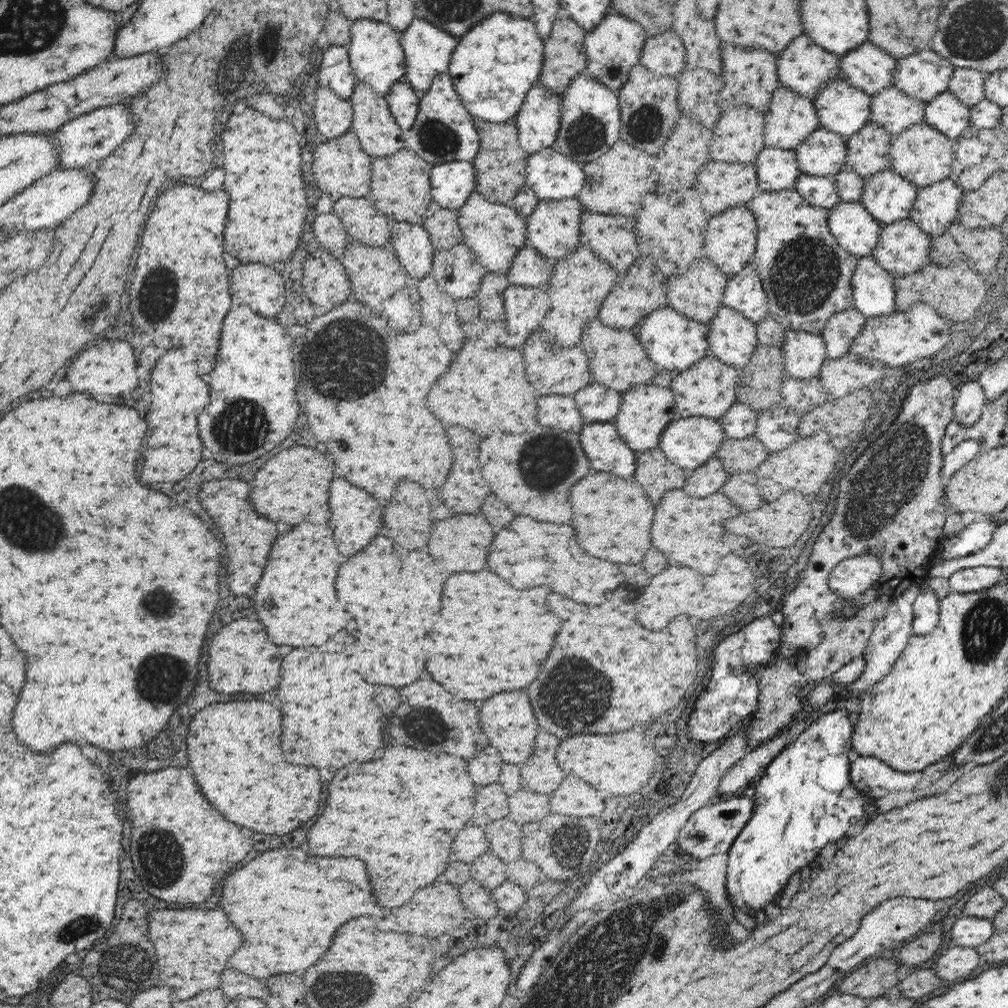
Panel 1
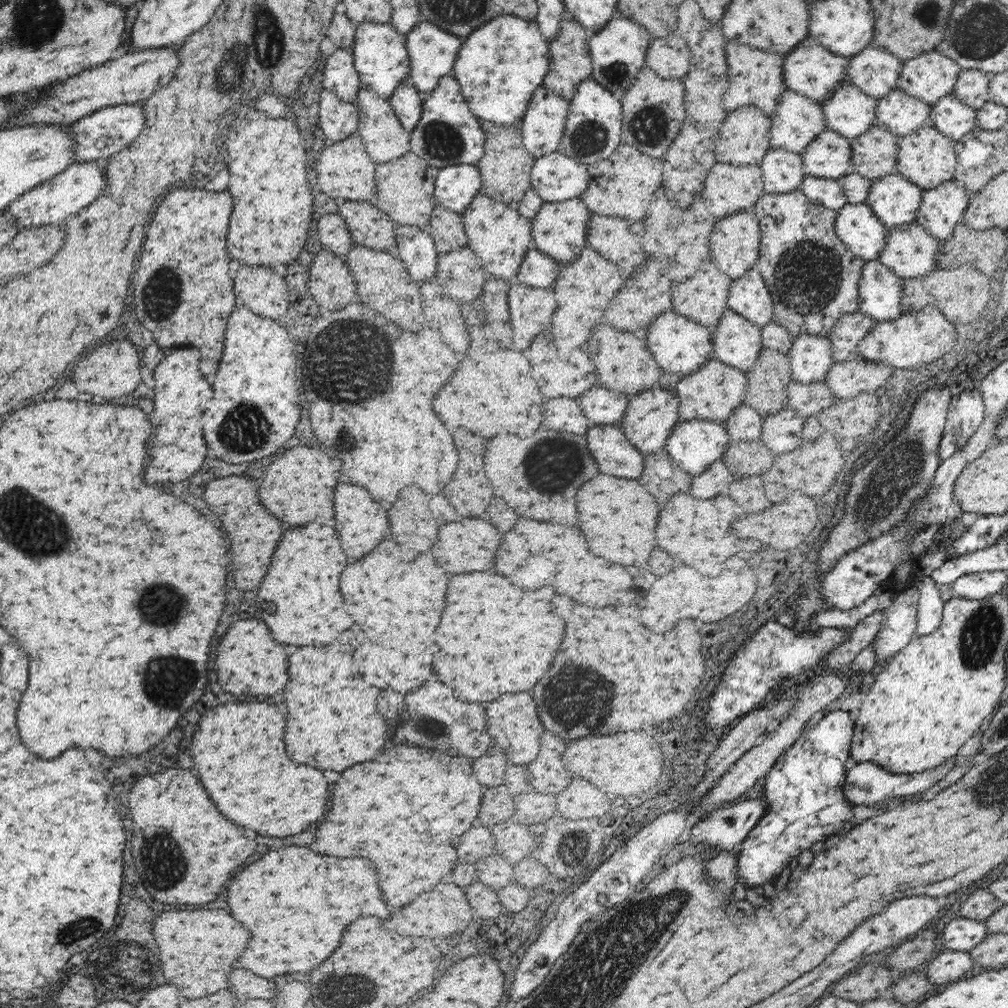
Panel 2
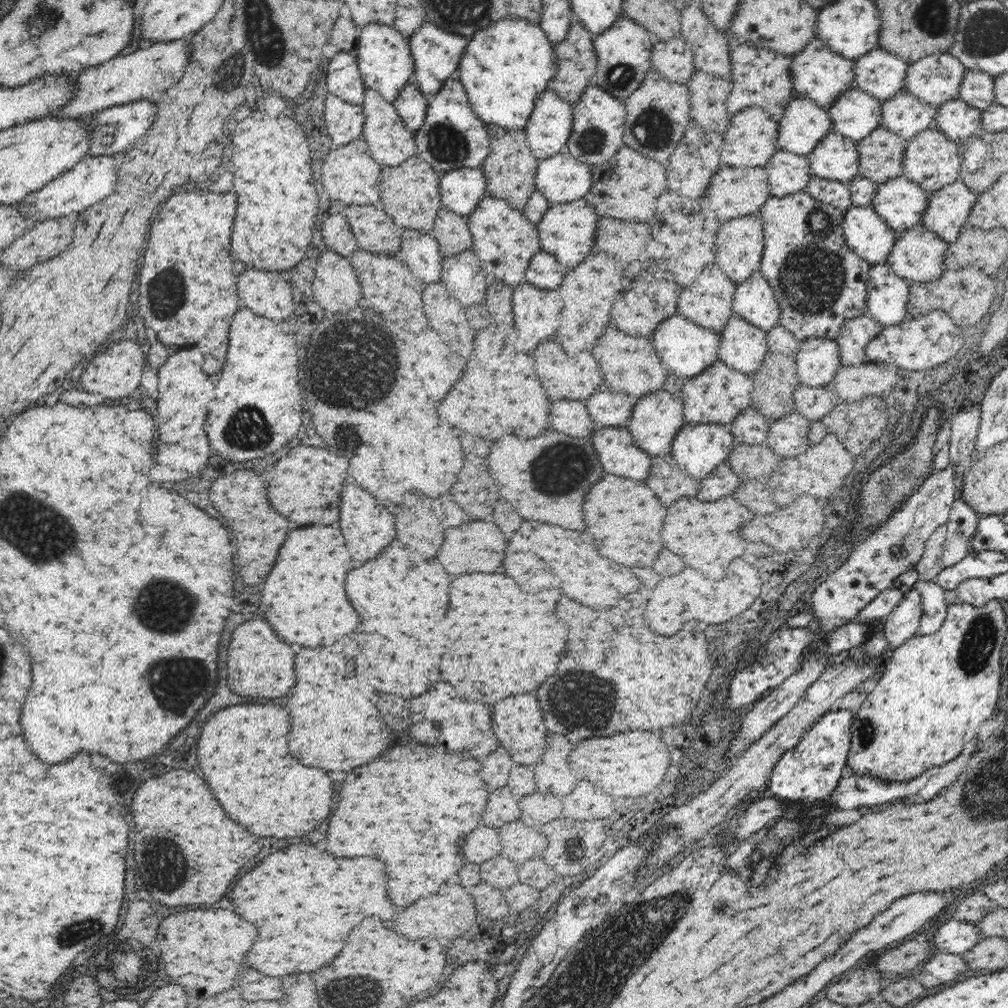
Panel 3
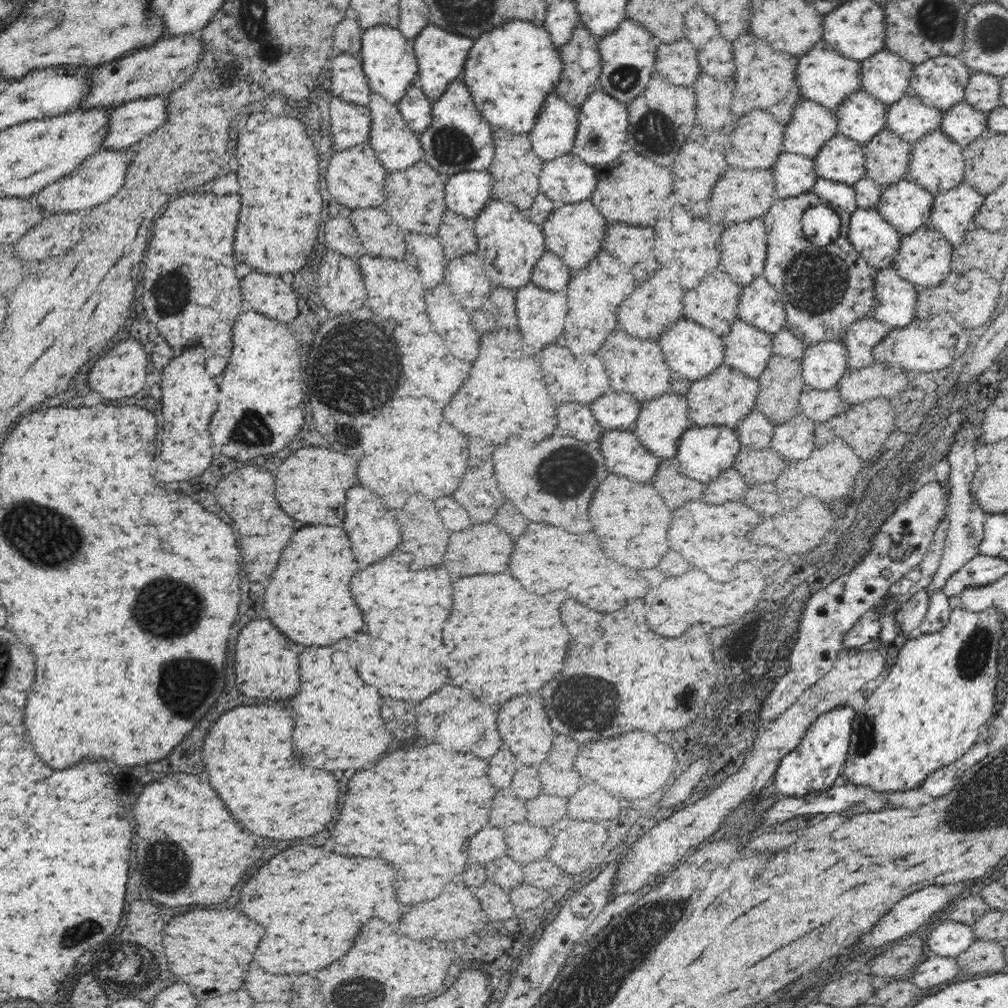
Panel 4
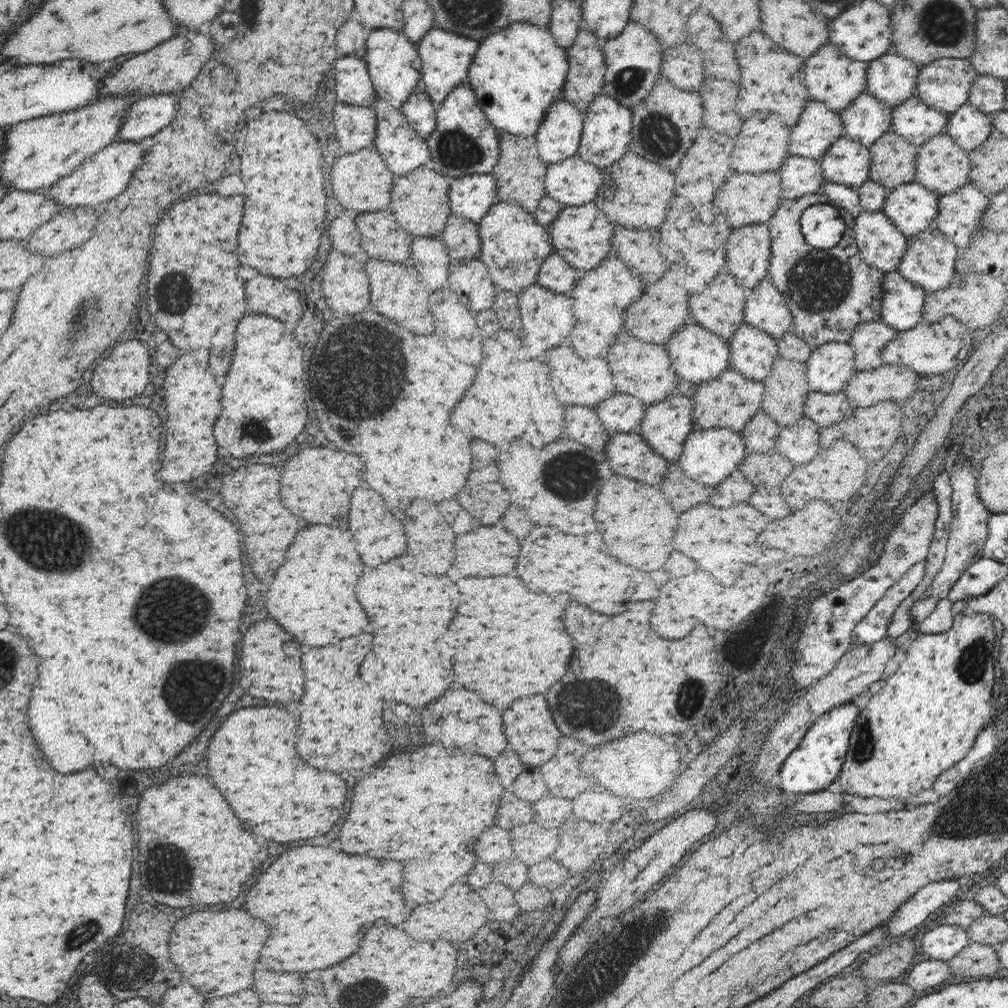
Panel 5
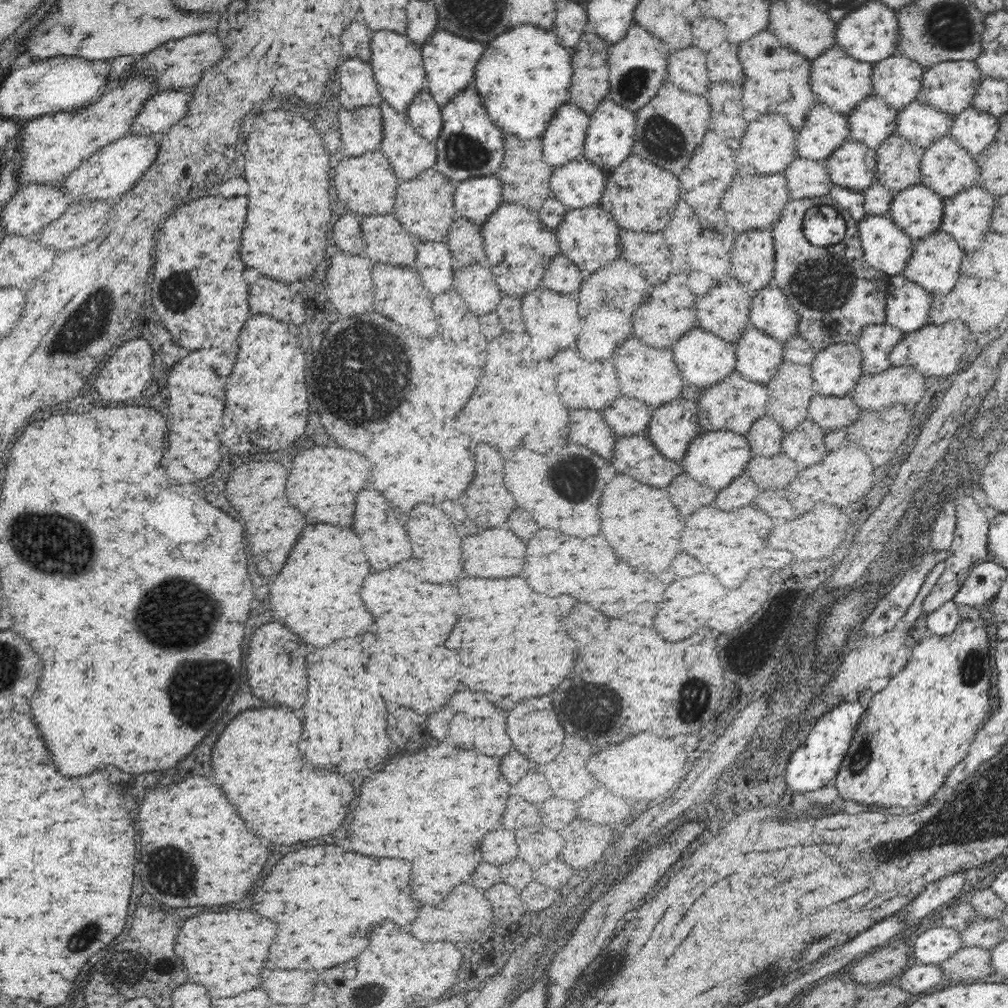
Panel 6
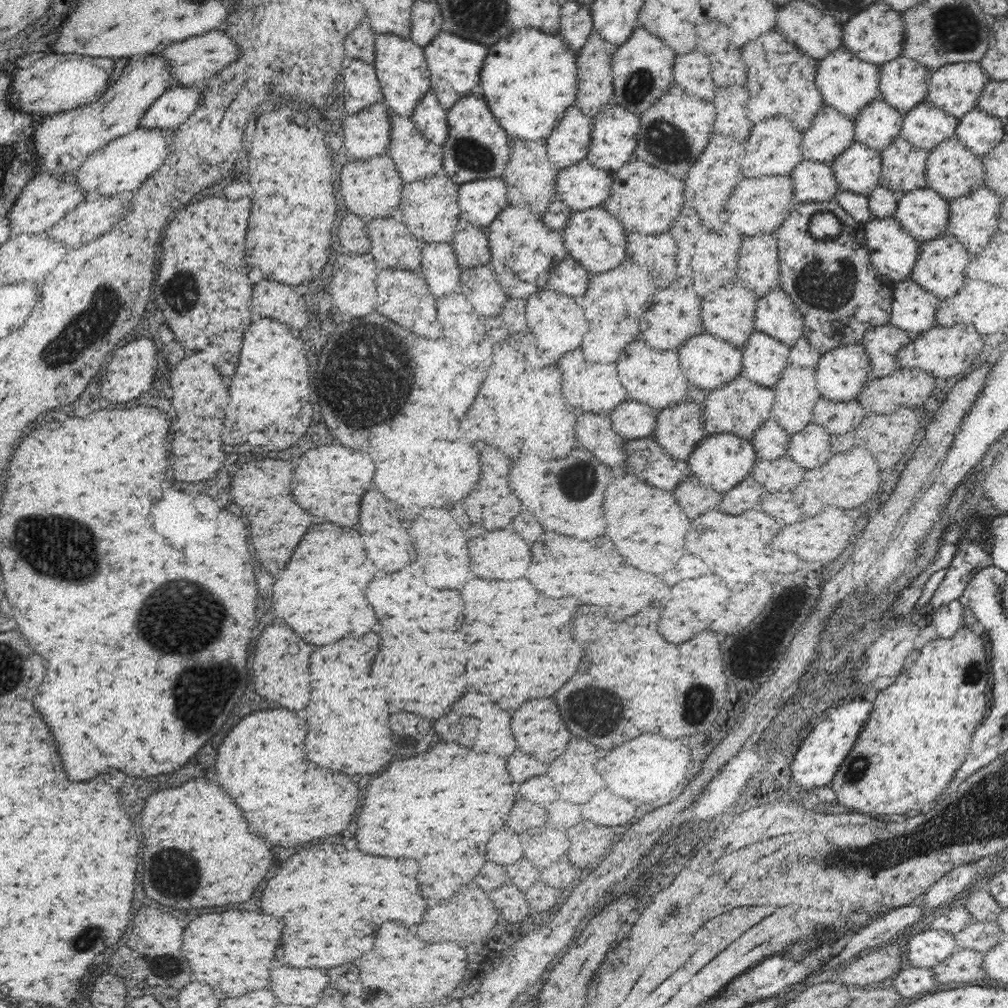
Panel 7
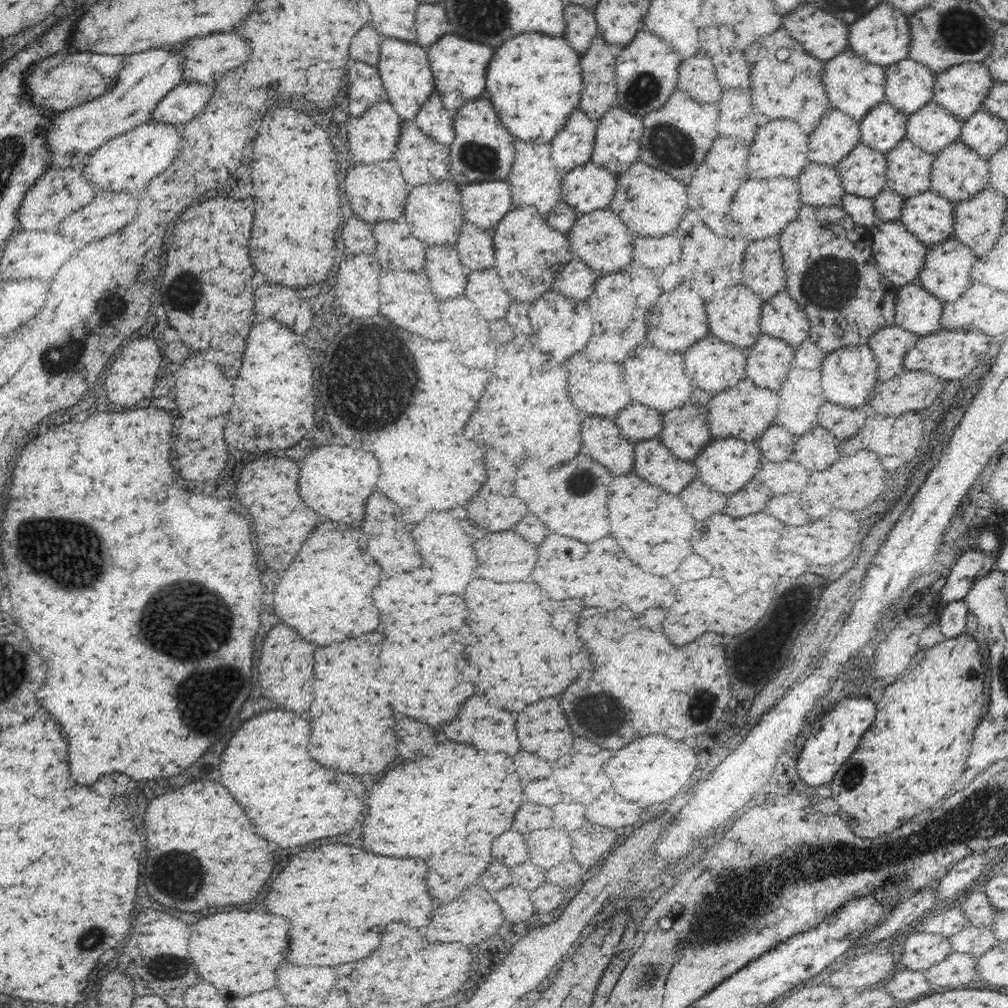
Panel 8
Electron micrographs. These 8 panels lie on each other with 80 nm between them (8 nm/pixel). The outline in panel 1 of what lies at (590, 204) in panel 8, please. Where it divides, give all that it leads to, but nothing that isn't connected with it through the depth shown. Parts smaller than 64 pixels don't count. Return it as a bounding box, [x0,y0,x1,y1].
[526,148,586,201]

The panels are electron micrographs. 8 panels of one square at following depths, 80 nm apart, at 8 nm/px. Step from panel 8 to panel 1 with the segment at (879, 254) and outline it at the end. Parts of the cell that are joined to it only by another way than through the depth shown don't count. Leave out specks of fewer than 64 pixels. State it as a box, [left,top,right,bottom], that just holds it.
[830,202,883,257]

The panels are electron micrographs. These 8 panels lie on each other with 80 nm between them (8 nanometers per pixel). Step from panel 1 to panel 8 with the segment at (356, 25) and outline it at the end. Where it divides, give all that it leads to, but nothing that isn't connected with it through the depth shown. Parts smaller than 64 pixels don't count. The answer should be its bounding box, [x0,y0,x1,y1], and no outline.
[377,38,436,121]

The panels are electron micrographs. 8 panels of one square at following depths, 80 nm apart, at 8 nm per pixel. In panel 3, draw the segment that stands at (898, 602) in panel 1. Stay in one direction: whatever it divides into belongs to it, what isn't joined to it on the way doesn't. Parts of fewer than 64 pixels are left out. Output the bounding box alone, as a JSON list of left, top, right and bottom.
[884,588,922,652]

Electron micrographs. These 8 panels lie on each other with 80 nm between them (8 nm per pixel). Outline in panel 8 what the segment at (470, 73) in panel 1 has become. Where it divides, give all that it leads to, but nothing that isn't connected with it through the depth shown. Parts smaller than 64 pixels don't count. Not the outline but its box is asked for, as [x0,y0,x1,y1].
[486,34,582,144]

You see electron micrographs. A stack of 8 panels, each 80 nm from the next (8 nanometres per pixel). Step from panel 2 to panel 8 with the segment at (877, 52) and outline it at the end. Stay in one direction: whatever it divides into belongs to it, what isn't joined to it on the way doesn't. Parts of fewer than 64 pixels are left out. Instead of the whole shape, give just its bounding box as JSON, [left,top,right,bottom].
[885,58,936,115]

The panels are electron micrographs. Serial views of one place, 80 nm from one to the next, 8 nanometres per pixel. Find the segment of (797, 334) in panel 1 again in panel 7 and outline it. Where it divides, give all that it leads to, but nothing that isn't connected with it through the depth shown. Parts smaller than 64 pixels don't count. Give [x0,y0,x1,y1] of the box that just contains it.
[815,343,872,403]

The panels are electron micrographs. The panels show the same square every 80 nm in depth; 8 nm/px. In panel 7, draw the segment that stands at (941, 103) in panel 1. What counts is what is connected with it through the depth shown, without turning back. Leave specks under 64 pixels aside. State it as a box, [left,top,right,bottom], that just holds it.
[956,109,1006,154]

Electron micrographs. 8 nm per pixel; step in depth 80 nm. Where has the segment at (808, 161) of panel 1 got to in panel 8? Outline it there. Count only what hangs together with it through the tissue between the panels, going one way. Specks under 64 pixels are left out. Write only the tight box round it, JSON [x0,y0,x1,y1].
[835,143,887,200]

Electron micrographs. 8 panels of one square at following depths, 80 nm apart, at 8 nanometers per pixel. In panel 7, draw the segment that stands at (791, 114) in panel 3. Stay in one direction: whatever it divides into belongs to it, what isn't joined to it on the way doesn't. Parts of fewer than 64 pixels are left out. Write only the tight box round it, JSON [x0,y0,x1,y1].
[802,106,855,164]

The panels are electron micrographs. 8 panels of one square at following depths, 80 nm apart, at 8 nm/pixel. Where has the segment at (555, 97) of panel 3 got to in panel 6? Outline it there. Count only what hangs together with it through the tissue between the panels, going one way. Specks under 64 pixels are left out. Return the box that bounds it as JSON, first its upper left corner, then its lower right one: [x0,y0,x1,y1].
[539,104,586,168]

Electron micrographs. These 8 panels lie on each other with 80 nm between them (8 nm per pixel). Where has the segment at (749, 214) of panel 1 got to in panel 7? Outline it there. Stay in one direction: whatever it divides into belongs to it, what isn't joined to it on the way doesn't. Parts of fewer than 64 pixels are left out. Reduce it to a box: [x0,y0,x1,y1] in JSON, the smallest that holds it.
[738,234,780,293]

